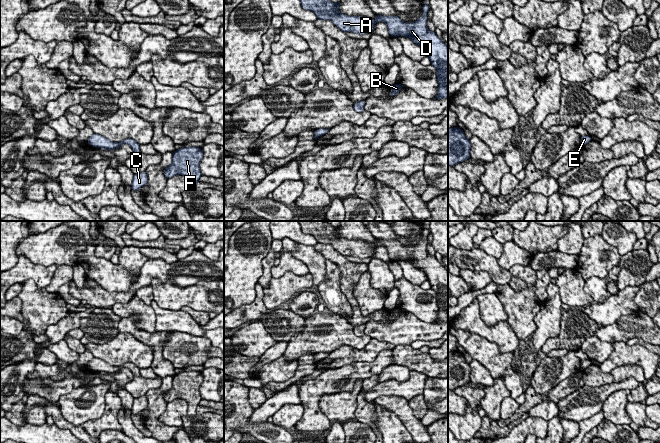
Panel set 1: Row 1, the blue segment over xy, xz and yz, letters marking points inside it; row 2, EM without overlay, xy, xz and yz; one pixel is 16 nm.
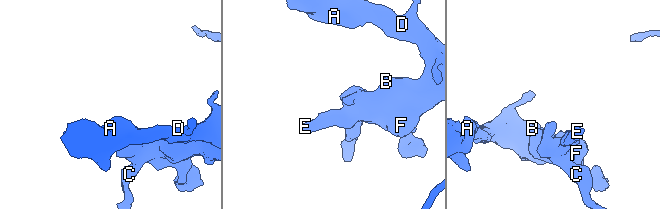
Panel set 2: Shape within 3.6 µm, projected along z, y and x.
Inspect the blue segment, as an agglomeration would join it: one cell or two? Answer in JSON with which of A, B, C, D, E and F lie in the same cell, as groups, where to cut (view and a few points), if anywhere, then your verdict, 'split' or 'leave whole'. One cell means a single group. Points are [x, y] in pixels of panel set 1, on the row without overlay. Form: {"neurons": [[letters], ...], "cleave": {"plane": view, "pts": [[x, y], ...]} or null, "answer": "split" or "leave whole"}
{"neurons": [["A", "B", "C", "D", "E", "F"]], "cleave": null, "answer": "leave whole"}

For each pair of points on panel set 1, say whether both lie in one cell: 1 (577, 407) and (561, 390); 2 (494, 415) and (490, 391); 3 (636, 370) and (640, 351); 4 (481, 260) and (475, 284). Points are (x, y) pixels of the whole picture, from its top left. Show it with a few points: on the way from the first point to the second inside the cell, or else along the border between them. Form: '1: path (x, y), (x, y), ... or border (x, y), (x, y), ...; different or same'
1: border (584, 384), (556, 403); different
2: path (492, 409), (492, 397); same
3: border (614, 367), (639, 365), (642, 368), (645, 379); different
4: border (460, 268), (485, 270), (492, 280); different

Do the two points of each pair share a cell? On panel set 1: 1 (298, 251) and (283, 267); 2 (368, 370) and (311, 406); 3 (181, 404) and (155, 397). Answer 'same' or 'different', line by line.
1: different
2: same
3: different

